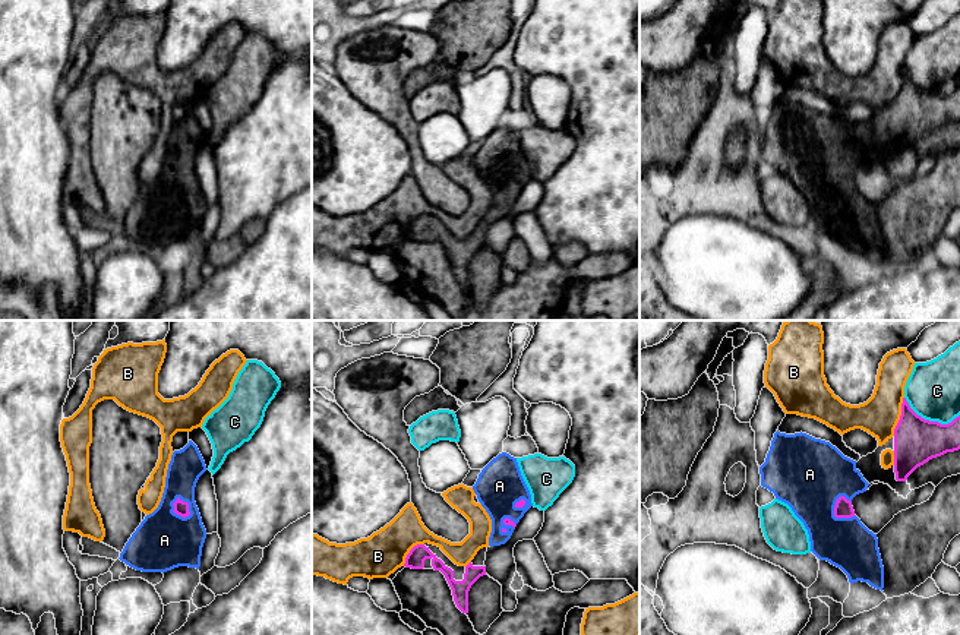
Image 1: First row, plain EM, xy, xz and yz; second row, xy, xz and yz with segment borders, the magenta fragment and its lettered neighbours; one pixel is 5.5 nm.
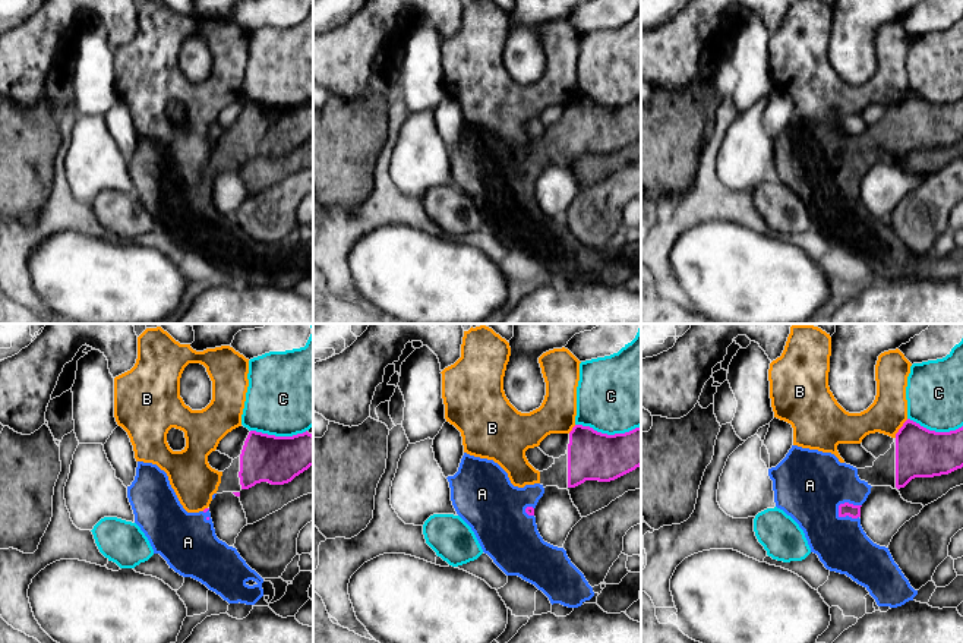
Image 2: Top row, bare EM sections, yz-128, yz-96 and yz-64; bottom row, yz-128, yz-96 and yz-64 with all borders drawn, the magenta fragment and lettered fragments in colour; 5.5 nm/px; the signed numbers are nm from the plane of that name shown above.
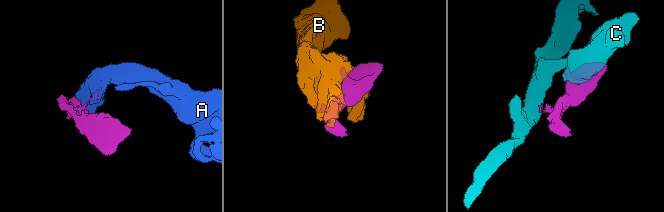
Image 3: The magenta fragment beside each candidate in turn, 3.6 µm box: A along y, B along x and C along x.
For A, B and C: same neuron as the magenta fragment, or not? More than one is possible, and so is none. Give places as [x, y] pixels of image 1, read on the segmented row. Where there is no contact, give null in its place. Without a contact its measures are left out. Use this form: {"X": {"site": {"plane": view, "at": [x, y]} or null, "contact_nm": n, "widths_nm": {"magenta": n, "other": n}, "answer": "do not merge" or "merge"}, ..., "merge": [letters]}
{"A": {"site": {"plane": "xy", "at": [188, 506]}, "contact_nm": 130, "widths_nm": {"magenta": 80, "other": 320}, "answer": "merge"}, "B": {"site": {"plane": "yz", "at": [900, 416]}, "contact_nm": 220, "widths_nm": {"magenta": 260, "other": 220}, "answer": "do not merge"}, "C": {"site": {"plane": "yz", "at": [928, 420]}, "contact_nm": 320, "widths_nm": {"magenta": 260, "other": 300}, "answer": "do not merge"}, "merge": ["A"]}

